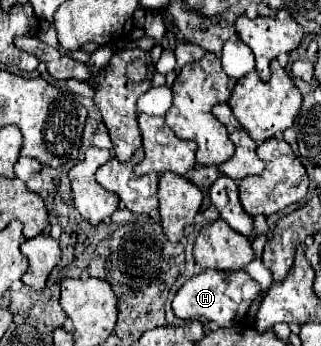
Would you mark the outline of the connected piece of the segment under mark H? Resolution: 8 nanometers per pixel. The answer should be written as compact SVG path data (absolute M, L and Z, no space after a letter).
M202 271L190 277L174 295L172 311L178 319L208 319L218 327L240 325L246 319L250 303L260 297L262 289L246 271Z

